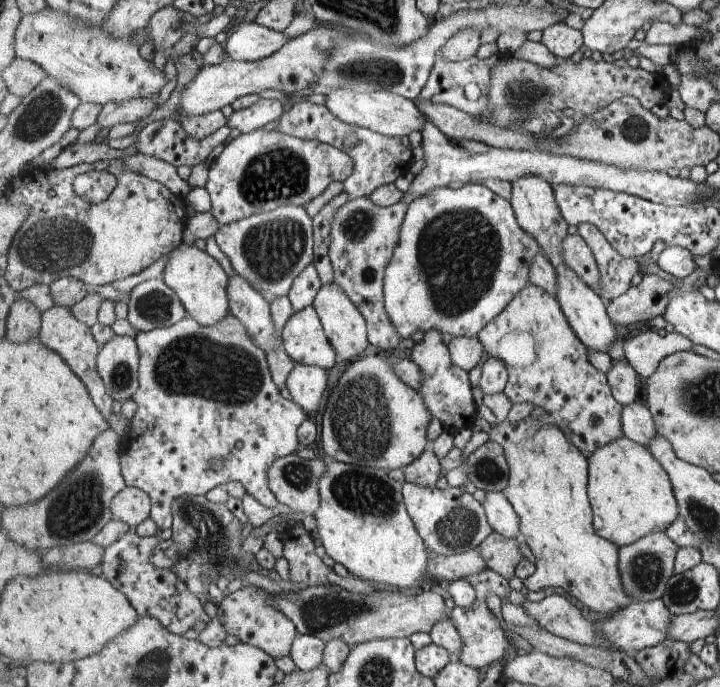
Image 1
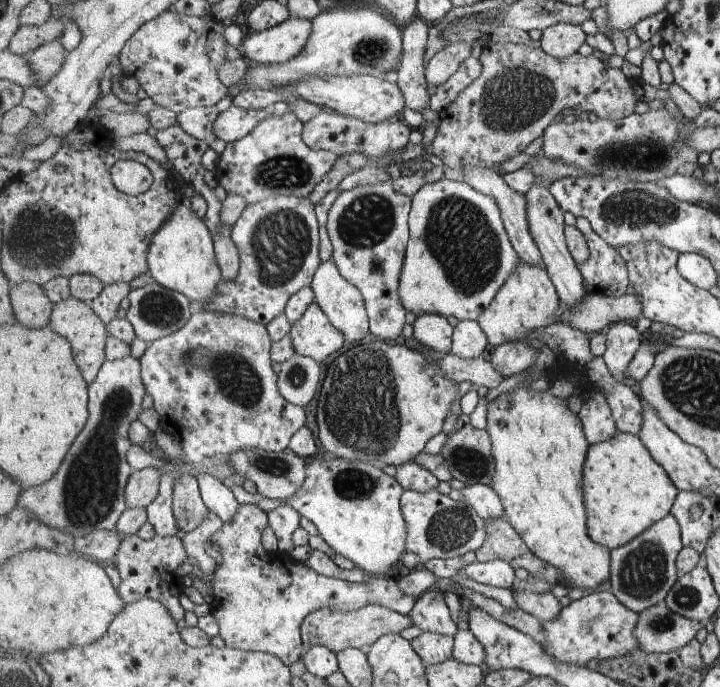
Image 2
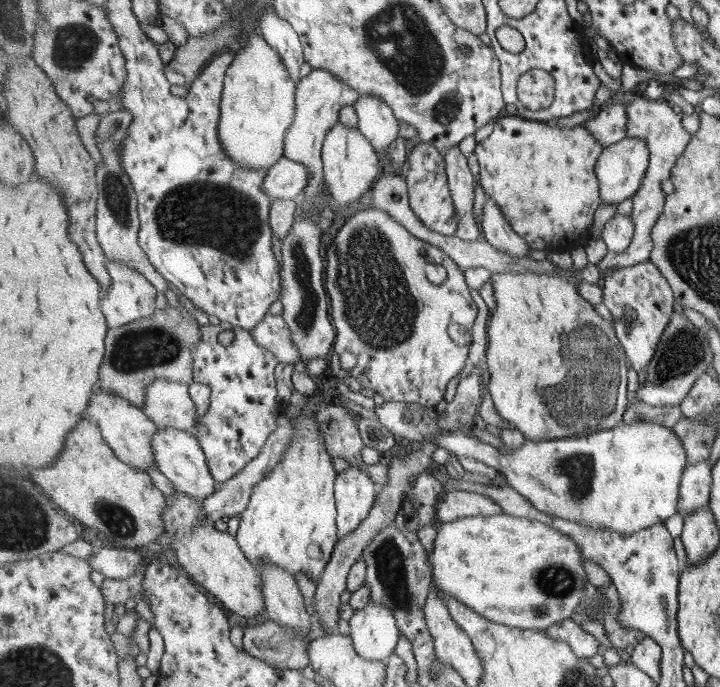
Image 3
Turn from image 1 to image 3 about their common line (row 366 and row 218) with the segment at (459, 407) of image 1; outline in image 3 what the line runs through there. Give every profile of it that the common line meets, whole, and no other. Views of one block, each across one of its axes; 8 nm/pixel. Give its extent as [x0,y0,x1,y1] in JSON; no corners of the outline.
[406,142,459,235]

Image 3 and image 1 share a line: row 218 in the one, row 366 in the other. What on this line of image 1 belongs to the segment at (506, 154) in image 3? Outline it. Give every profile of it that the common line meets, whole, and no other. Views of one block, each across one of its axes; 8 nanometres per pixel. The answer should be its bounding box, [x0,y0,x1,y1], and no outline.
[478,283,626,459]

